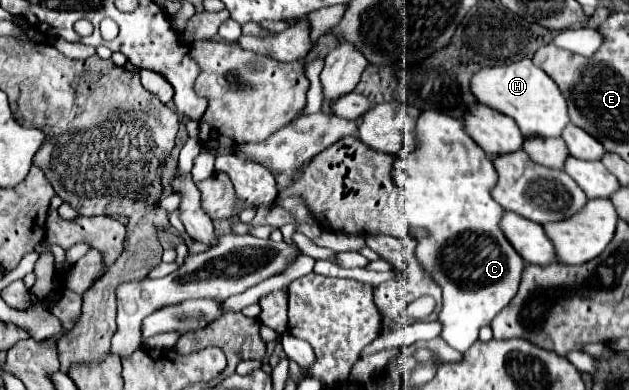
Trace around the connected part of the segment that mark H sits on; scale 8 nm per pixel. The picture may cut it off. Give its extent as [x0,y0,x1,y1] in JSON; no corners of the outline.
[470,58,568,136]

